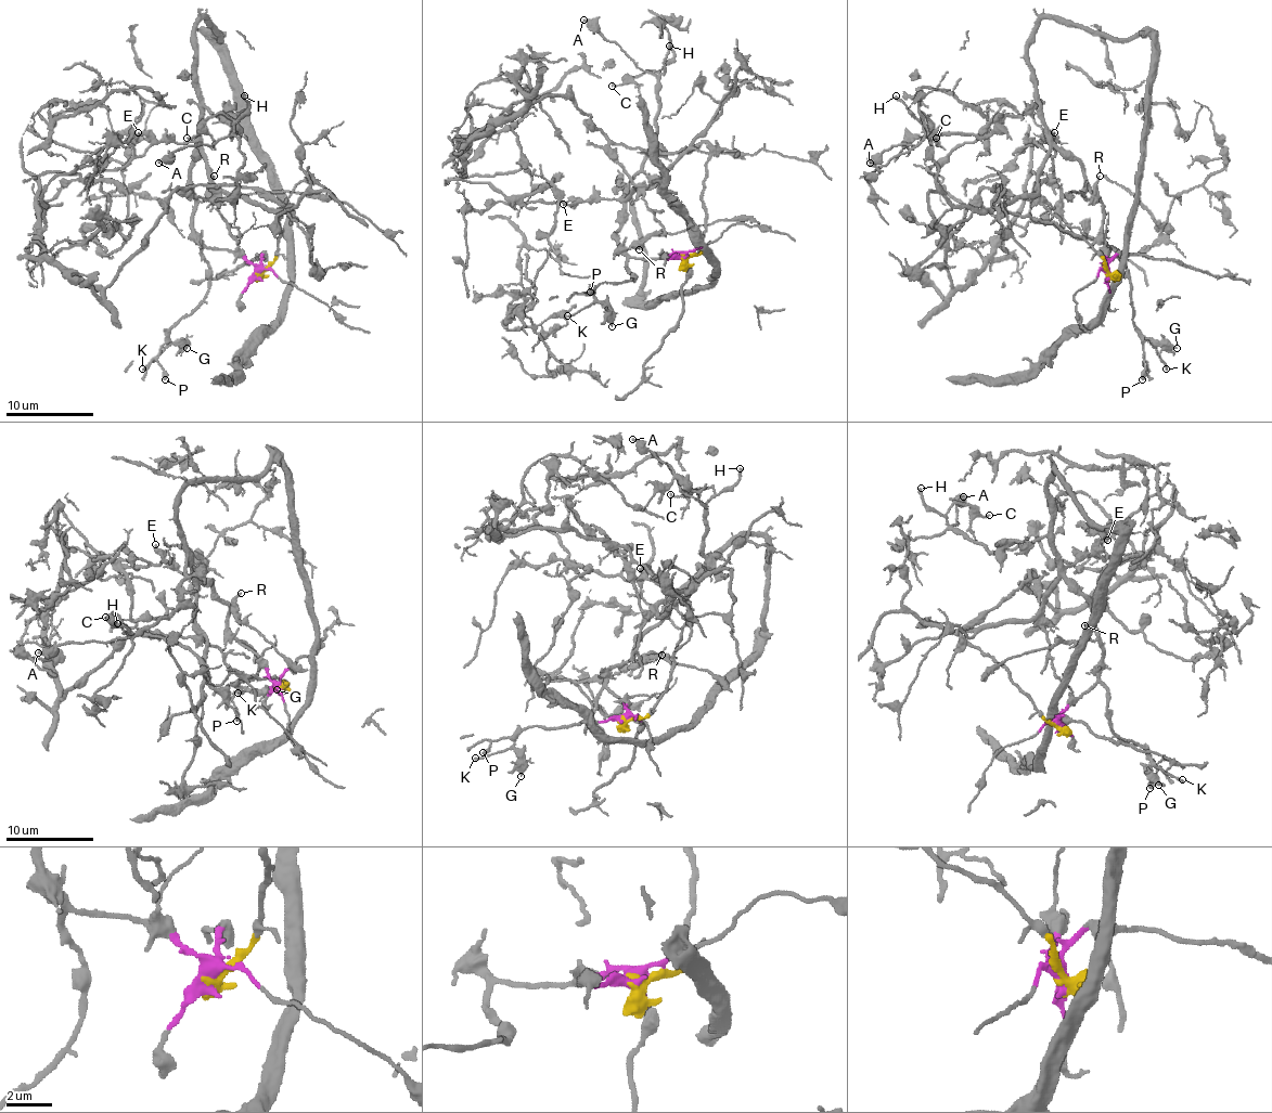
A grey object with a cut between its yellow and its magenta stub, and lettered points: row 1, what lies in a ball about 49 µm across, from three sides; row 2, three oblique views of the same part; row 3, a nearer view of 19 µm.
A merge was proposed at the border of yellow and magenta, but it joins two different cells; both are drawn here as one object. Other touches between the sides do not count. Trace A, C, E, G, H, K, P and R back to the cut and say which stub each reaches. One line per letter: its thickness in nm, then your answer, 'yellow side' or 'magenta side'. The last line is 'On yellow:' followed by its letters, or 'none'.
A: calibre 300 nm; magenta side
C: calibre 140 nm; magenta side
E: calibre 150 nm; magenta side
G: calibre 360 nm; magenta side
H: calibre 240 nm; magenta side
K: calibre 200 nm; magenta side
P: calibre 400 nm; magenta side
R: calibre 140 nm; magenta side
On yellow: none

